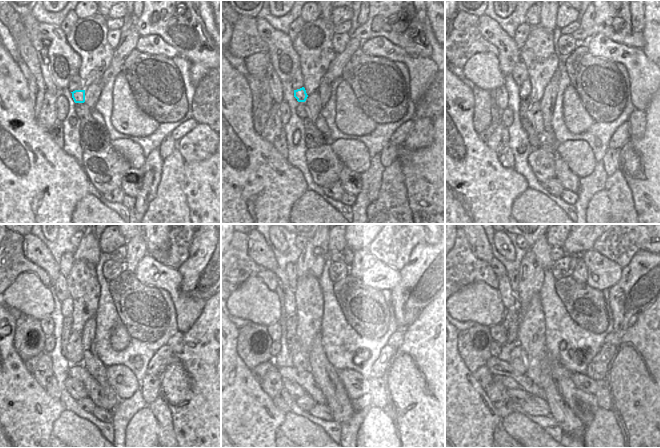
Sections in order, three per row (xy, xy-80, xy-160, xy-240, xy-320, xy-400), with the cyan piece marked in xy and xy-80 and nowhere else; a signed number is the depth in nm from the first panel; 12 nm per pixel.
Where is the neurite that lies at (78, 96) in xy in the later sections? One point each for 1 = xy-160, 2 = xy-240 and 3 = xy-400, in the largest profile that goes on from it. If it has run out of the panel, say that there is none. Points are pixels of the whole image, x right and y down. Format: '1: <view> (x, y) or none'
1: xy-160 (525, 88)
2: xy-240 (66, 305)
3: xy-400 (508, 297)

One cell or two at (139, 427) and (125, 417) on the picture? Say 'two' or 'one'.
two

